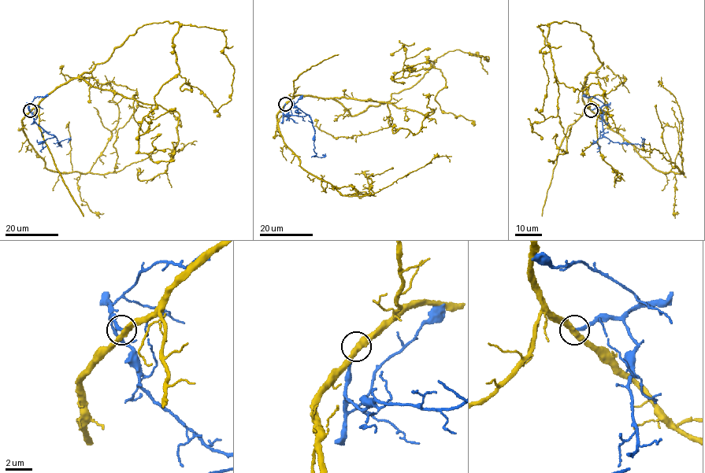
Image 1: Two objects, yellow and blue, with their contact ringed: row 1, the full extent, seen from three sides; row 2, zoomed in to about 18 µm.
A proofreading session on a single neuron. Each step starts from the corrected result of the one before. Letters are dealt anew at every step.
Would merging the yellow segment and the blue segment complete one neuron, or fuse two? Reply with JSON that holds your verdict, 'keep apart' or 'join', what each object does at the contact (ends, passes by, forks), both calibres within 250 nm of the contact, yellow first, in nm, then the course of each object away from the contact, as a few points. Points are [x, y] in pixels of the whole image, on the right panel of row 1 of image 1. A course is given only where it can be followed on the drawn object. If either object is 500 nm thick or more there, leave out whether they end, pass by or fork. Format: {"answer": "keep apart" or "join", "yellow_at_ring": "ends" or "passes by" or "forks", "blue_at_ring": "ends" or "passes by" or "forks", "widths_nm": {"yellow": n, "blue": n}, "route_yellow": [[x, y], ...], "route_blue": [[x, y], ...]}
{"answer": "keep apart", "yellow_at_ring": "passes by", "blue_at_ring": "ends", "widths_nm": {"yellow": 420, "blue": 240}, "route_yellow": [[591, 109], [585, 78], [602, 64], [591, 37], [576, 23], [553, 22], [547, 42], [566, 152], [549, 159]], "route_blue": [[591, 109], [599, 108], [602, 112], [604, 137], [620, 143], [641, 145], [644, 138], [642, 142]]}

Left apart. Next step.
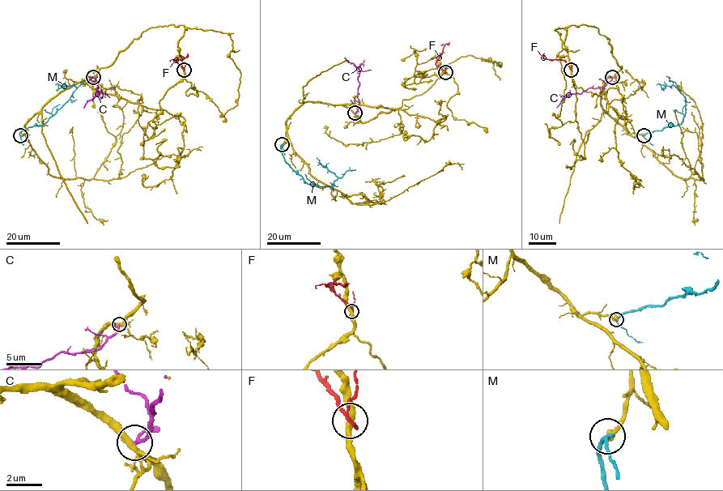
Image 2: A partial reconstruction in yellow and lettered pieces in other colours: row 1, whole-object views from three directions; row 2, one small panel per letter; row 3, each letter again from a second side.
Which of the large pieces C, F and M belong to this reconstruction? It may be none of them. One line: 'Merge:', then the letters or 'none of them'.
Merge: M

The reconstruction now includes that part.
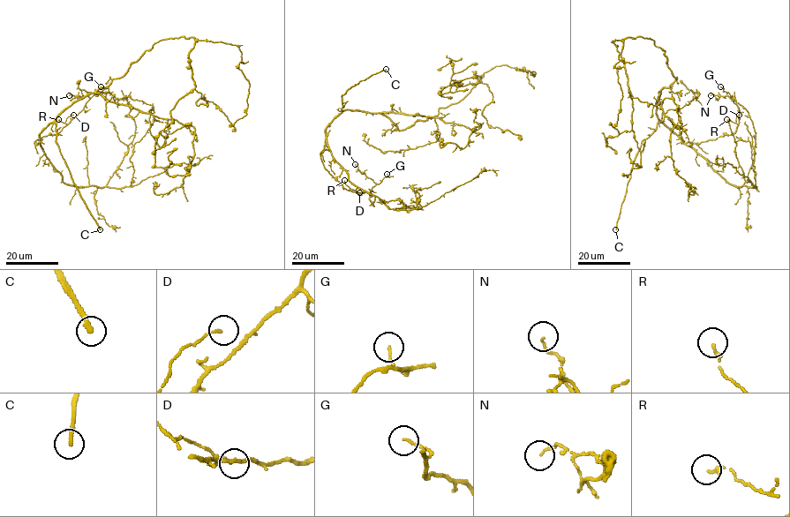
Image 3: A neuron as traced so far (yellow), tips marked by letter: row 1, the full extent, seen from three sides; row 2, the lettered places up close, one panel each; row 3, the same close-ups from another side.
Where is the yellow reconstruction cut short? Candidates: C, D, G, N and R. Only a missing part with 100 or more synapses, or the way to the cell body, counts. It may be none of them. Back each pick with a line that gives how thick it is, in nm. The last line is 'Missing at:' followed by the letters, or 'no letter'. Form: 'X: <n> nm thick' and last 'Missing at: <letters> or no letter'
C: 190 nm thick
Missing at: C

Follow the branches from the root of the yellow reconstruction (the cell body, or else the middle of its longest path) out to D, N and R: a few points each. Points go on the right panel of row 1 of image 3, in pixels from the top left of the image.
D: (661, 90), (658, 99), (657, 117), (685, 143), (698, 144), (733, 133), (737, 126), (736, 117), (739, 115)
N: (661, 90), (658, 99), (657, 117), (685, 143), (698, 144), (735, 132), (739, 107), (726, 95), (710, 95)
R: (661, 90), (658, 99), (657, 117), (685, 143), (698, 144), (733, 133), (737, 123), (726, 119)

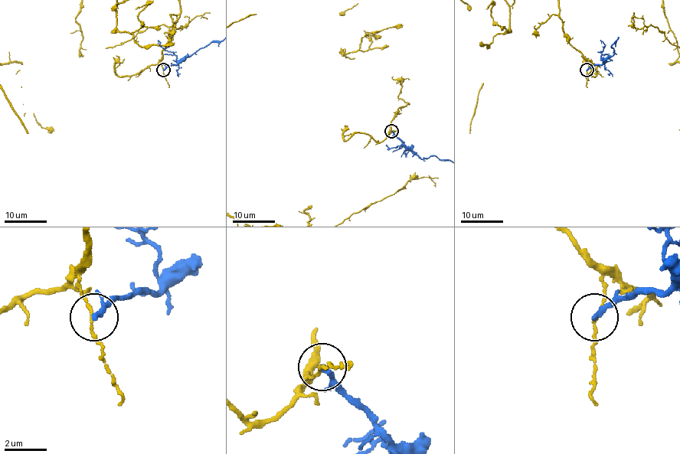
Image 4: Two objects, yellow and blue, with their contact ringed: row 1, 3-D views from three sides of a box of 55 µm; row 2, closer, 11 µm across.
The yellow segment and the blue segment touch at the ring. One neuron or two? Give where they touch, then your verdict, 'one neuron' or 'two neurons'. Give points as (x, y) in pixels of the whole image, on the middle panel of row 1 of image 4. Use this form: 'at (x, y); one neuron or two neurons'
at (391, 131); two neurons

